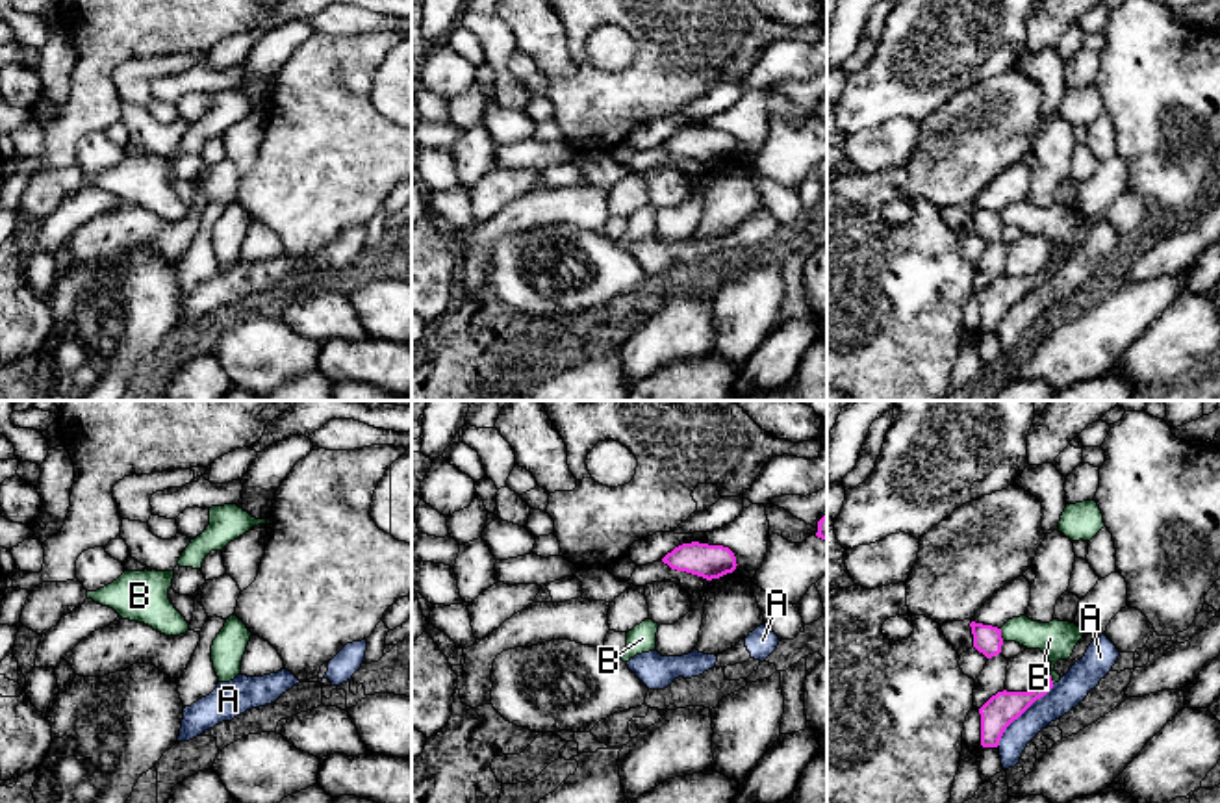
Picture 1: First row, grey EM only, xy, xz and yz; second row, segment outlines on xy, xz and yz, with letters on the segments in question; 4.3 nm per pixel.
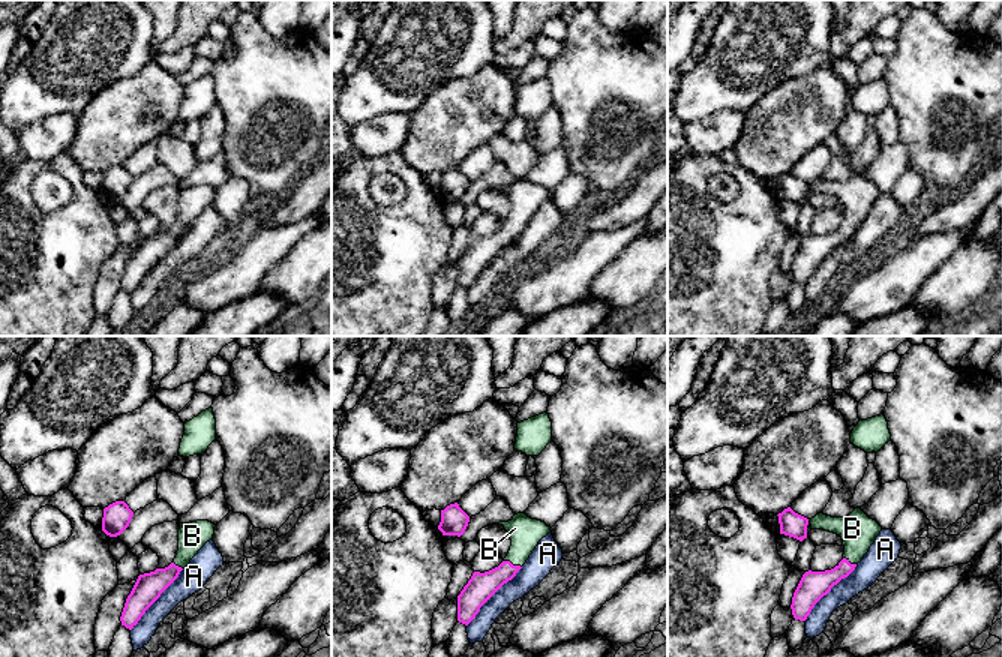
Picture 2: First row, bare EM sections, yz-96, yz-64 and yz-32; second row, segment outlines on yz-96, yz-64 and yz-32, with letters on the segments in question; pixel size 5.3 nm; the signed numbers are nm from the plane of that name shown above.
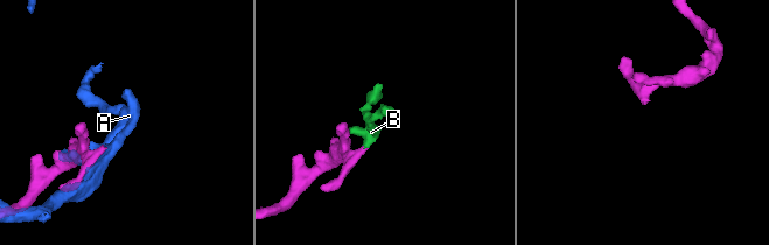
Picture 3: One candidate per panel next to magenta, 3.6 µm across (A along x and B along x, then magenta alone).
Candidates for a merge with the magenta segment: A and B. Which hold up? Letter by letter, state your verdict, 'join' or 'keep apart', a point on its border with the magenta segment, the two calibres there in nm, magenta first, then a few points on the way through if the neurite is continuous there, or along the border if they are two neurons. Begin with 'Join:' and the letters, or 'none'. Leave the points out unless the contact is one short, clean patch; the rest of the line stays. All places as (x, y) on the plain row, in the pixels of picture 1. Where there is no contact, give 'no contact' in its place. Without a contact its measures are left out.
Join: B
A: keep apart | yz (1020, 299) | 150/140 nm
B: join | yz (1000, 219) | 120/160 nm

